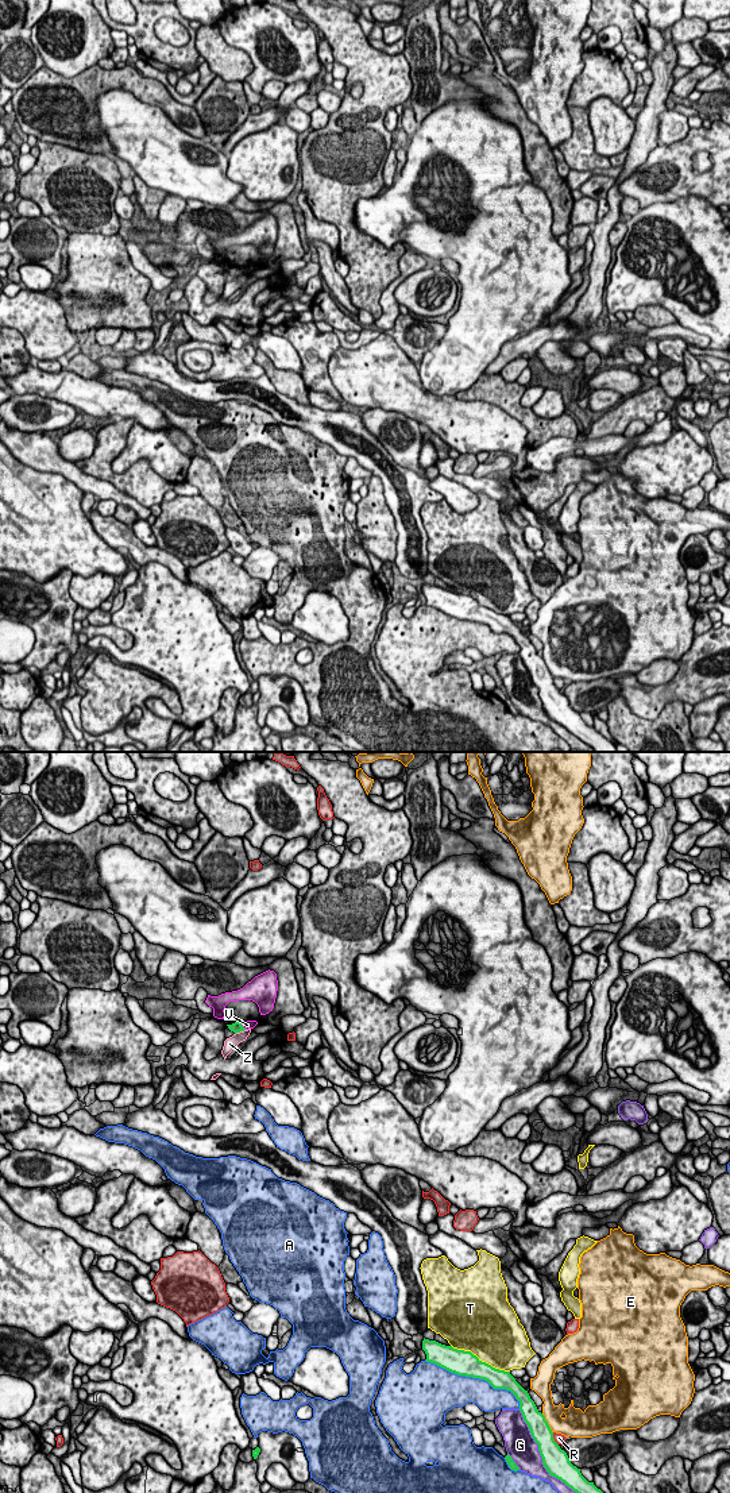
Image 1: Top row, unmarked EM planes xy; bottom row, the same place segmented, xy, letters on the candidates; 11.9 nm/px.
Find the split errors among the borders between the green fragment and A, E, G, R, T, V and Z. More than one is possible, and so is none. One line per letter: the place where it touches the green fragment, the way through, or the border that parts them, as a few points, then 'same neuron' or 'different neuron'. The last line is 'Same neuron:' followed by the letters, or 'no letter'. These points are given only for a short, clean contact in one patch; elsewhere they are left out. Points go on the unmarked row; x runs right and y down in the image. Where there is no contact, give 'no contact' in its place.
A: meets green in xy at (476, 621); different neuron
E: meets green in xy at (547, 667); different neuron
G: meets green in xy at (543, 708); different neuron
R: meets green in xy at (553, 683); different neuron
T: meets green in xy at (481, 605); different neuron
V: meets green in xy at (243, 272); border along xy (240, 267), (247, 273); different neuron
Z: meets green in xy at (240, 274); border along xy (246, 273), (235, 278); different neuron
Same neuron: no letter

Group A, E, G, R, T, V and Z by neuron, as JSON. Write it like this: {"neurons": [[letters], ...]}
{"neurons": [["A"], ["E"], ["G", "R"], ["T"], ["V"], ["Z"]]}

